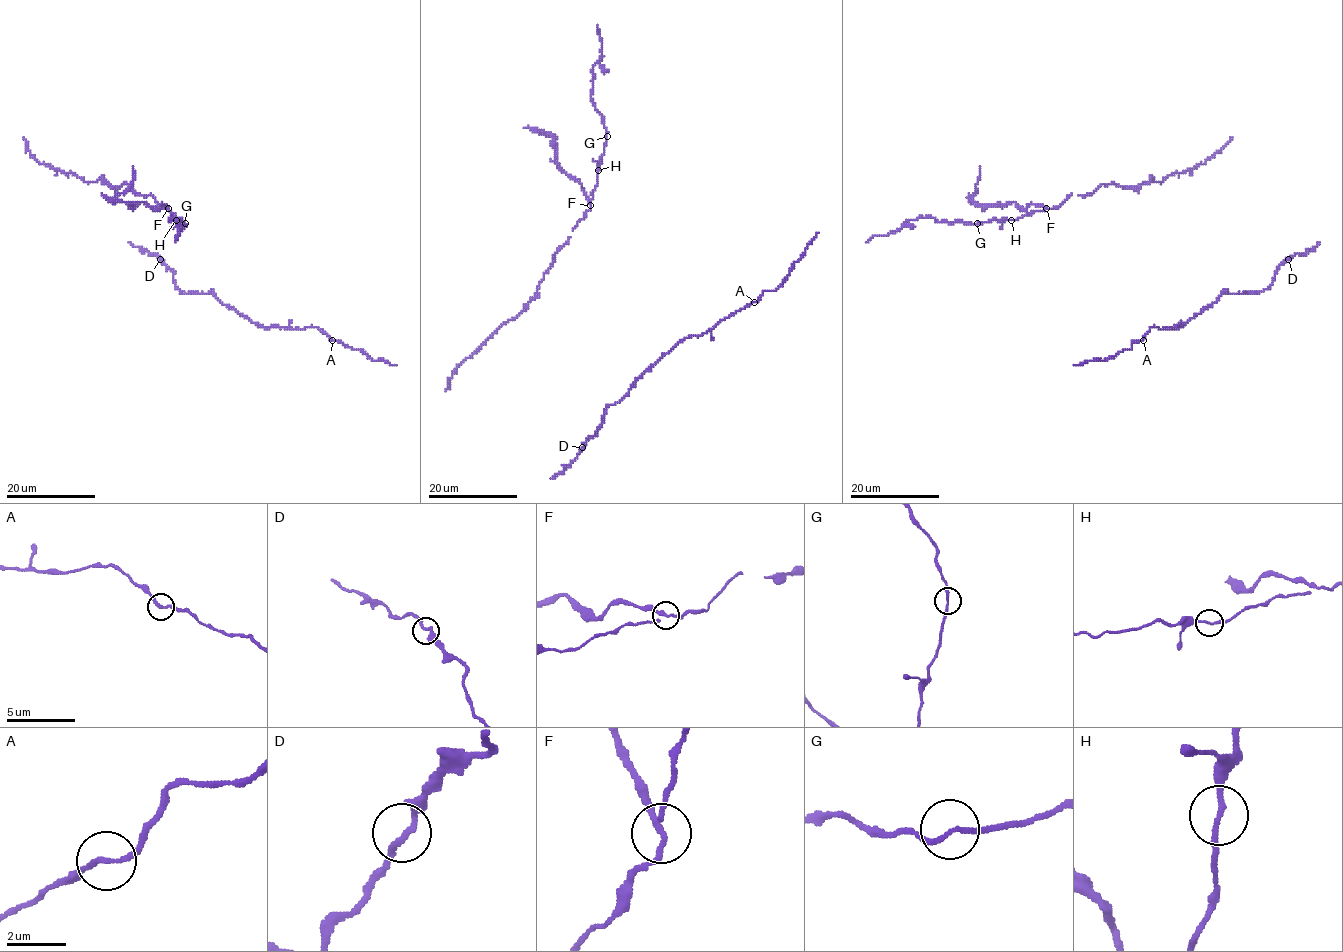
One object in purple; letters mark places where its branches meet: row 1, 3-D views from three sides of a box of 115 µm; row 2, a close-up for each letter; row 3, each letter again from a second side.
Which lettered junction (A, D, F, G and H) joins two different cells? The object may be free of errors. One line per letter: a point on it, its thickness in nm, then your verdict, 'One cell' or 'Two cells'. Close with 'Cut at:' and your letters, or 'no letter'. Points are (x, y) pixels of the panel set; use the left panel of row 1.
A: Place: (332, 340). Thickness 190 nm. One cell
D: Place: (160, 259). Thickness 190 nm. One cell
F: Place: (168, 208). Thickness 160 nm. Two cells
G: Place: (185, 223). Thickness 160 nm. One cell
H: Place: (176, 220). Thickness 170 nm. One cell
Cut at: F

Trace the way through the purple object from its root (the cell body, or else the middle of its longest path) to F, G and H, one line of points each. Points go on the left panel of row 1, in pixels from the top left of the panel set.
F: (57, 176), (62, 171), (85, 181), (102, 179), (111, 187), (131, 184), (134, 192), (150, 195), (168, 208)
G: (57, 176), (62, 171), (85, 181), (102, 179), (111, 187), (131, 184), (134, 192), (150, 195), (185, 222)
H: (57, 176), (131, 184), (176, 220)

